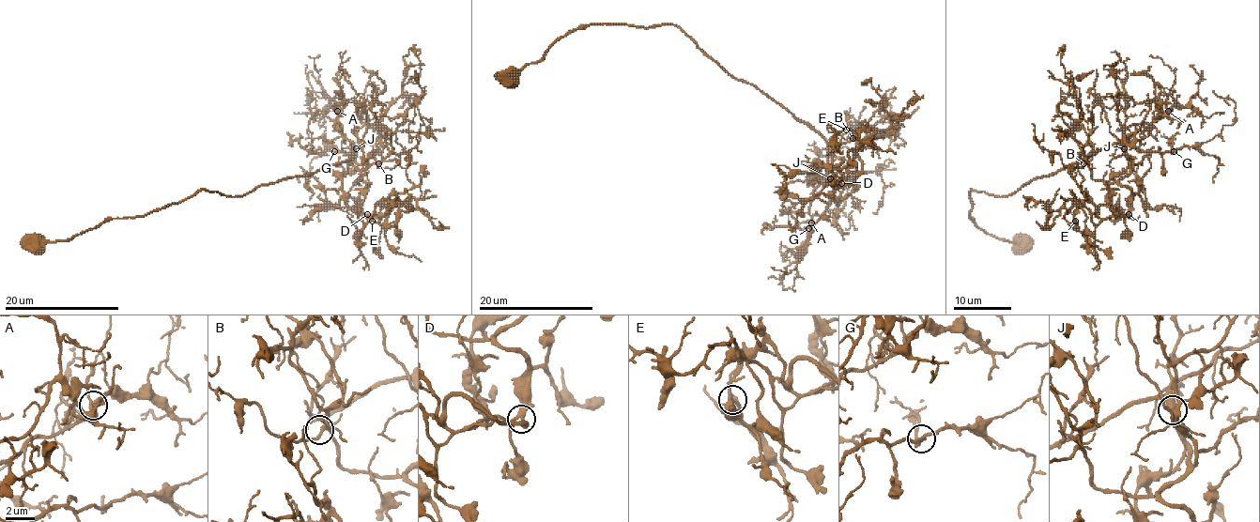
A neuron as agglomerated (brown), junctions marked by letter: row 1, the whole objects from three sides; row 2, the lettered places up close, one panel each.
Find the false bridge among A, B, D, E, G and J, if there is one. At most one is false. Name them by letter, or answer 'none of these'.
none of these

